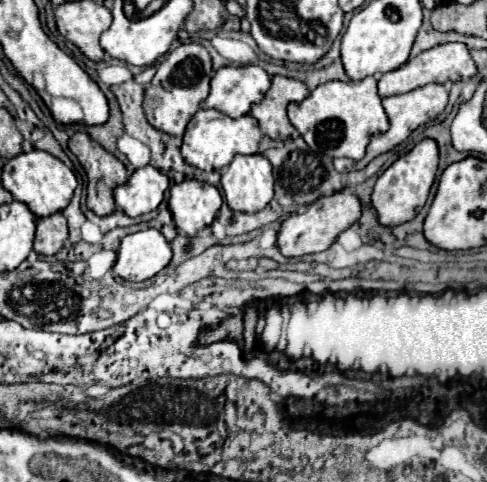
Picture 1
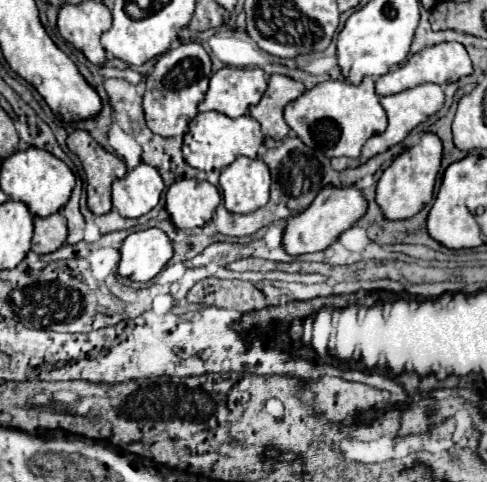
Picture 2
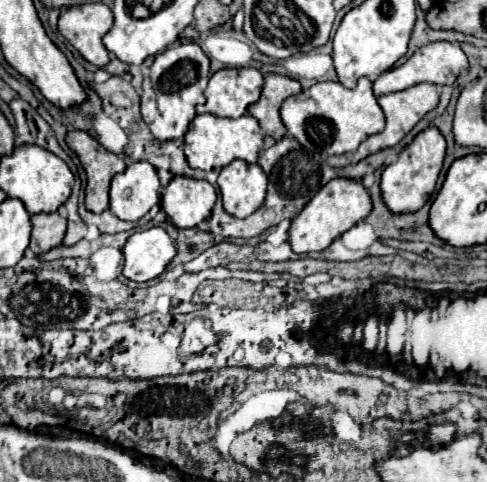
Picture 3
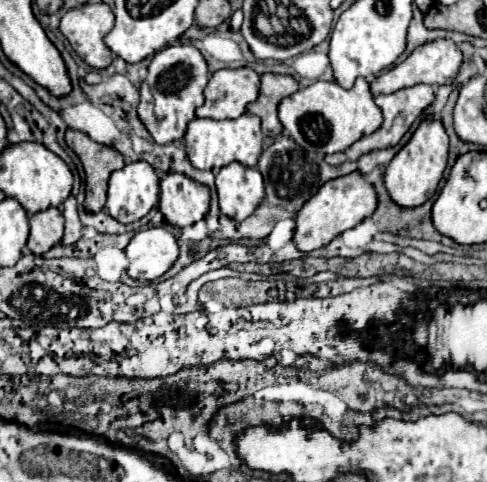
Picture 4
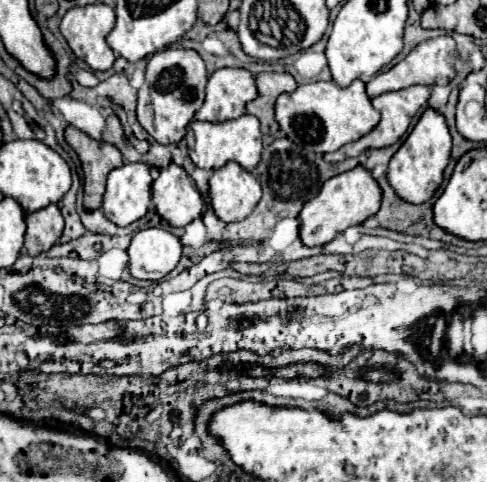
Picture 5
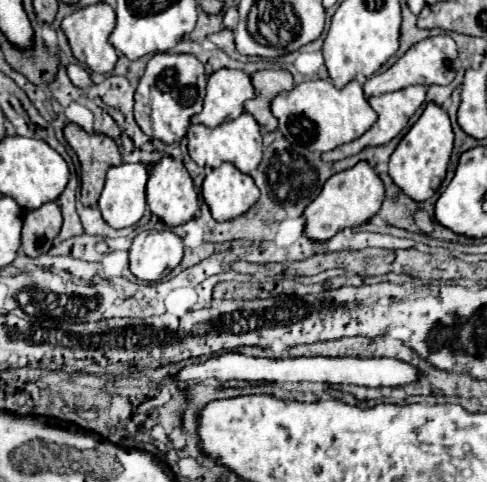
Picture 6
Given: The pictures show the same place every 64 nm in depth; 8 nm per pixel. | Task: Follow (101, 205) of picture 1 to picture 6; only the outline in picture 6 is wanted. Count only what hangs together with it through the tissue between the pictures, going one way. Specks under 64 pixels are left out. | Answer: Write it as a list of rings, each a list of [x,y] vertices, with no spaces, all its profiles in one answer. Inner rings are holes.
[[[66,124],[64,138],[80,160],[80,200],[84,206],[96,206],[104,188],[108,168],[118,166],[122,162],[118,146],[112,138],[104,134],[88,134],[76,124]]]

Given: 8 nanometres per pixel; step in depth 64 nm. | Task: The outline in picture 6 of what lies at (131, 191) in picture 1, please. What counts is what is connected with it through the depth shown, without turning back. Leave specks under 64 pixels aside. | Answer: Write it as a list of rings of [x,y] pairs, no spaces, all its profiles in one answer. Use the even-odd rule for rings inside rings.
[[[120,164],[108,170],[98,208],[112,228],[134,226],[146,210],[148,168],[144,164]]]

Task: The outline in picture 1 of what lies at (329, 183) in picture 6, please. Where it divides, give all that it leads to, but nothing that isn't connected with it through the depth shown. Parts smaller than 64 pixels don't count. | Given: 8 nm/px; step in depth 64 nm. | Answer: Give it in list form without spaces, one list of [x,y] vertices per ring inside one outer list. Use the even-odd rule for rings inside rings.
[[[342,190],[332,196],[320,196],[314,204],[308,206],[302,214],[290,214],[278,232],[278,248],[288,258],[300,258],[304,254],[314,254],[326,250],[340,232],[350,228],[360,218],[360,200],[352,190]]]

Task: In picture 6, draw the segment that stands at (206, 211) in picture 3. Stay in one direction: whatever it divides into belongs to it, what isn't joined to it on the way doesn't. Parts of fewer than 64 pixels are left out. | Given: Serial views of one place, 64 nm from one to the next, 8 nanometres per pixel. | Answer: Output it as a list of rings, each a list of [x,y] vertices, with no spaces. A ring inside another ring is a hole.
[[[164,156],[164,160],[150,164],[150,176],[148,176],[148,184],[146,184],[146,202],[152,210],[152,214],[156,214],[166,226],[184,224],[184,222],[192,220],[194,216],[198,216],[198,212],[200,212],[198,194],[194,190],[188,170],[184,168],[182,162],[170,158],[170,156]]]

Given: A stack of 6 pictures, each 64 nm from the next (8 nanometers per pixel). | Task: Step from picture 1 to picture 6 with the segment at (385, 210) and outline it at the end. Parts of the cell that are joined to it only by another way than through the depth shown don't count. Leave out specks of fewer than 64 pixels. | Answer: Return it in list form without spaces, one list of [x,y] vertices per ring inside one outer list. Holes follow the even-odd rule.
[[[428,102],[422,116],[408,130],[408,134],[404,134],[404,138],[400,140],[400,144],[396,146],[396,150],[390,156],[392,180],[412,200],[416,200],[416,202],[428,200],[438,190],[438,186],[442,184],[442,180],[446,176],[452,146],[454,146],[454,132],[452,132],[452,126],[450,126],[448,112],[444,108],[440,108],[436,102]]]

